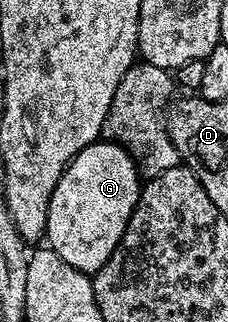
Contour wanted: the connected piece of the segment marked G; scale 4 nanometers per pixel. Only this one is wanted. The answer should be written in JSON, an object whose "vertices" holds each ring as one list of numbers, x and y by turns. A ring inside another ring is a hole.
{"vertices":[[97,141,68,162,48,206,46,243,66,265,95,273,106,265,126,233,126,225,140,199,142,175,131,153,119,143]]}

